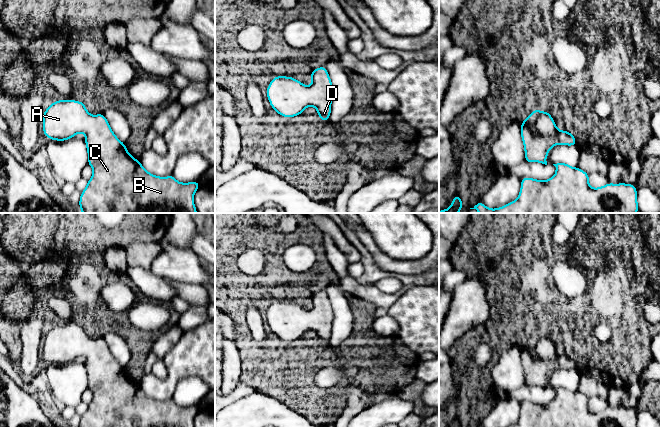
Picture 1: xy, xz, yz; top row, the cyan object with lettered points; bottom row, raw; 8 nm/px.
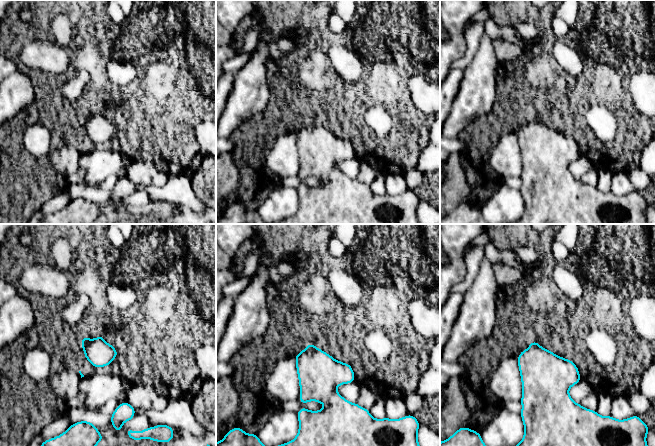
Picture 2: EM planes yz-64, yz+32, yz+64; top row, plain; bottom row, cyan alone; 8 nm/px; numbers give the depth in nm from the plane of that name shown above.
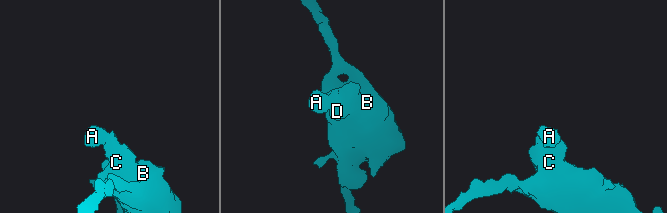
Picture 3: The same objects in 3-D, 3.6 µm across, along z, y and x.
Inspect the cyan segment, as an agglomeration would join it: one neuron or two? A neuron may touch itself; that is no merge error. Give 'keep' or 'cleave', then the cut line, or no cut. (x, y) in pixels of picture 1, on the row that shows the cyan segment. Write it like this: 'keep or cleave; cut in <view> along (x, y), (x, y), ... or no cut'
keep; no cut

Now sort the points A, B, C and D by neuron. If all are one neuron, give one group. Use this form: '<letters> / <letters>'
A B C D

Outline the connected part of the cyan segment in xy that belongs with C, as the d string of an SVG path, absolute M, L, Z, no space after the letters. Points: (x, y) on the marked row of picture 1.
M59 100L53 102L42 115L43 134L56 141L66 141L77 133L85 134L85 144L88 153L88 165L93 169L92 177L81 192L78 205L82 213L197 213L194 204L194 194L201 185L198 181L181 183L173 175L159 177L150 174L127 151L125 143L121 142L109 126L103 113L92 116L85 103L76 100Z

